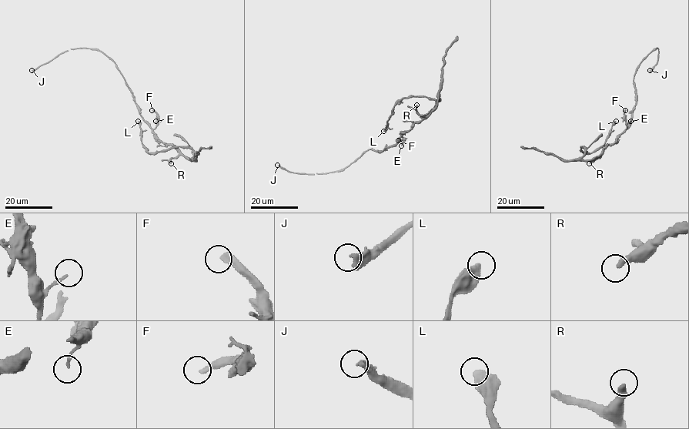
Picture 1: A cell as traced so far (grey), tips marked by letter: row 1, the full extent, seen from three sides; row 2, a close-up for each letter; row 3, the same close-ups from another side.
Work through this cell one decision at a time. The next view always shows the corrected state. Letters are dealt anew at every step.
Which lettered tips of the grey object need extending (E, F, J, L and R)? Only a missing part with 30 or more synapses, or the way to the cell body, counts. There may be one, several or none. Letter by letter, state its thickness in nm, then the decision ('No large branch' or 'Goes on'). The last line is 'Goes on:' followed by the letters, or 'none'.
E: Thickness 140 nm. No large branch
F: Thickness 300 nm. No large branch
J: Thickness 440 nm. Goes on
L: Thickness 600 nm. No large branch
R: Thickness 340 nm. No large branch
Goes on: J

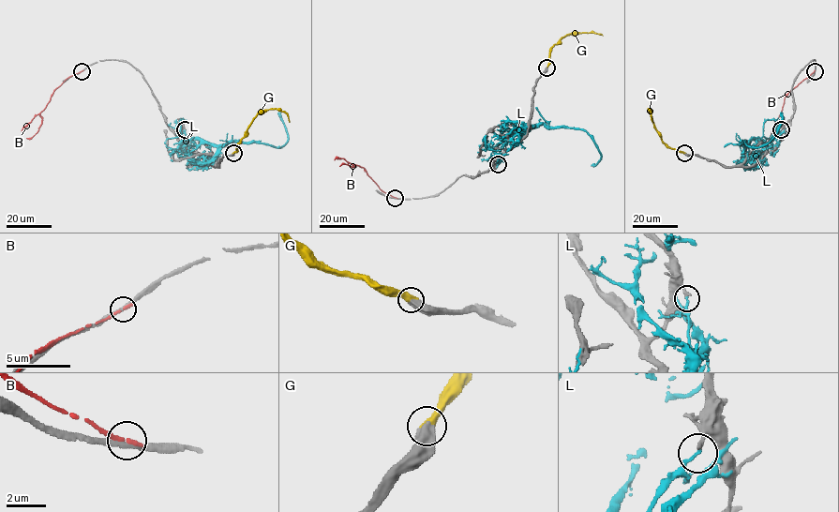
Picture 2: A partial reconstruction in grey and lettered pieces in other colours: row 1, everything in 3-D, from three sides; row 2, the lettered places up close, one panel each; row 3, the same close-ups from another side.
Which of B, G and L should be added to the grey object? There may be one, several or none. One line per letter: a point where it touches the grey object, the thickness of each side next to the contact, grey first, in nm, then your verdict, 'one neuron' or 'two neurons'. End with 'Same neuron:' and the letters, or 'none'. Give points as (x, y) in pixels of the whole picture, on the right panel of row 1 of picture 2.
B: contact (815, 71); calibres 260 and 280 nm; two neurons
G: contact (684, 153); calibres 550 and 480 nm; one neuron
L: contact (781, 129); calibres 220 and 150 nm; two neurons
Same neuron: G

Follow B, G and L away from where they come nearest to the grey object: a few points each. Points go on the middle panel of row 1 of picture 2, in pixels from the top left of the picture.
B: (395, 198), (382, 191), (363, 167), (339, 166)
G: (546, 67), (549, 50), (564, 36), (582, 33), (603, 36)
L: (498, 164), (493, 150), (499, 144), (543, 124), (583, 129), (600, 154), (591, 166)

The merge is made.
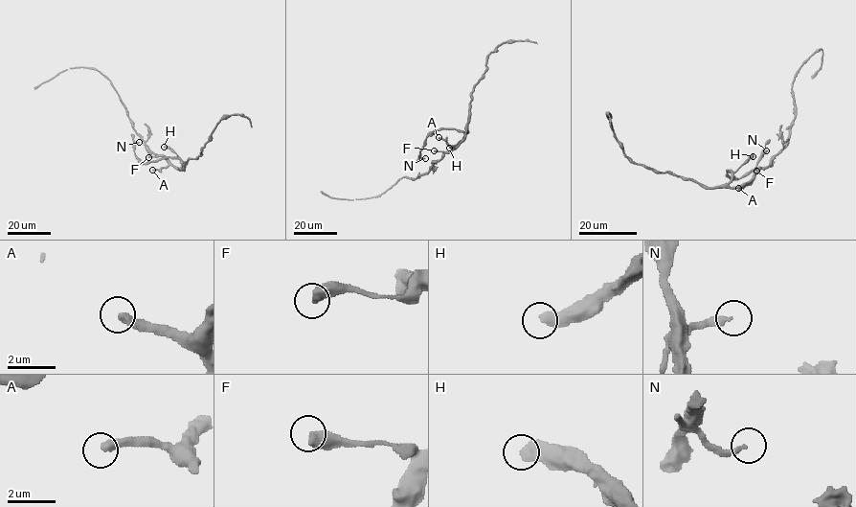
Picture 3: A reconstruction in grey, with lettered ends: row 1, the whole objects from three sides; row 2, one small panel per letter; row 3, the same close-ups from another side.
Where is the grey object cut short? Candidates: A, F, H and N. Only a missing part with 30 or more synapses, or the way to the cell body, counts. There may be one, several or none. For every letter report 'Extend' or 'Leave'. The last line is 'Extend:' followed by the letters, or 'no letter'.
A: Leave
F: Leave
H: Leave
N: Leave
Extend: no letter

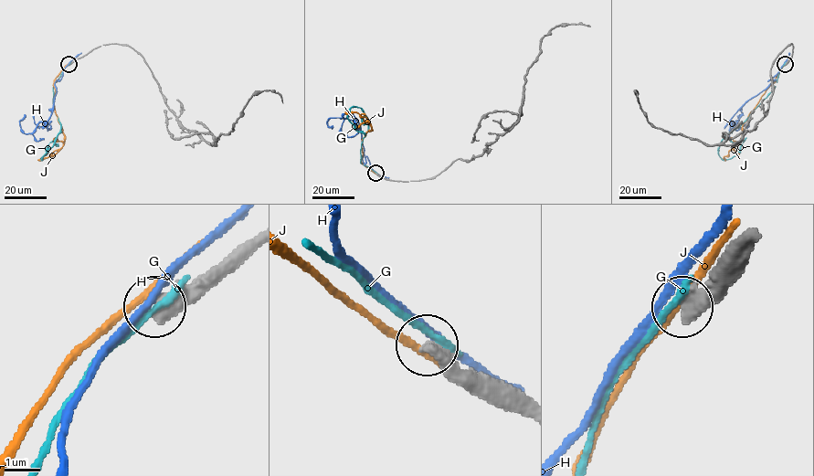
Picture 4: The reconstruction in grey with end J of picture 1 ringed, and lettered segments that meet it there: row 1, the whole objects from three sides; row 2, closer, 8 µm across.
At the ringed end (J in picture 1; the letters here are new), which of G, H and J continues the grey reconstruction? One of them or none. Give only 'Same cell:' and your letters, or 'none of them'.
Same cell: none of them

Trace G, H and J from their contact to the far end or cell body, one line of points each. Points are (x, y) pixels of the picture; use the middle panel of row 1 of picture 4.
G: (376, 174), (360, 163), (367, 117), (354, 106), (348, 119), (364, 134)
H: (376, 173), (366, 155), (363, 161), (356, 120), (331, 118), (327, 124), (332, 127)
J: (375, 174), (360, 160), (362, 140), (372, 130), (371, 124), (356, 112), (345, 113)

